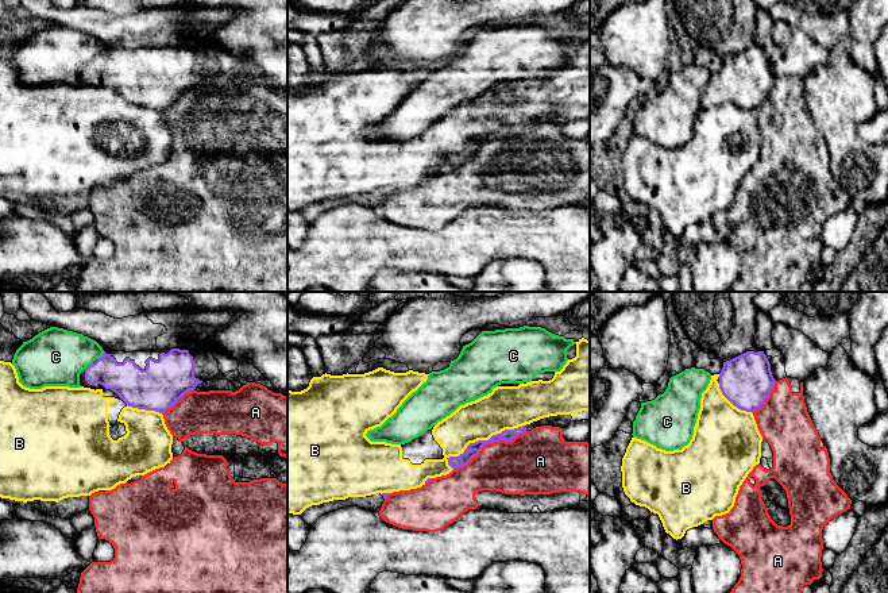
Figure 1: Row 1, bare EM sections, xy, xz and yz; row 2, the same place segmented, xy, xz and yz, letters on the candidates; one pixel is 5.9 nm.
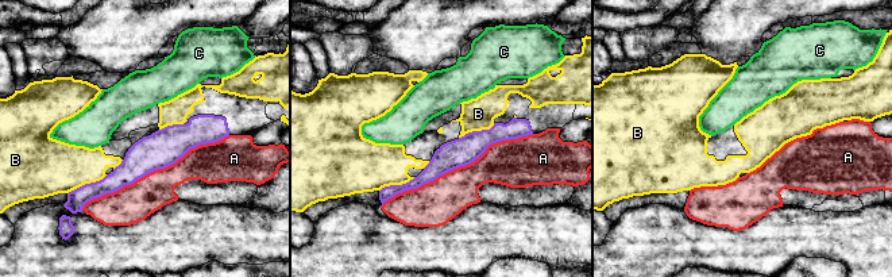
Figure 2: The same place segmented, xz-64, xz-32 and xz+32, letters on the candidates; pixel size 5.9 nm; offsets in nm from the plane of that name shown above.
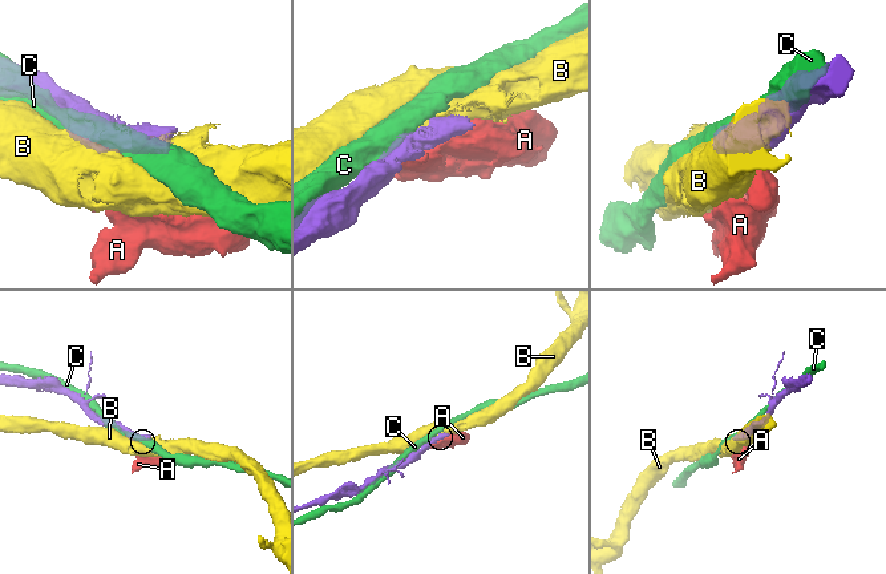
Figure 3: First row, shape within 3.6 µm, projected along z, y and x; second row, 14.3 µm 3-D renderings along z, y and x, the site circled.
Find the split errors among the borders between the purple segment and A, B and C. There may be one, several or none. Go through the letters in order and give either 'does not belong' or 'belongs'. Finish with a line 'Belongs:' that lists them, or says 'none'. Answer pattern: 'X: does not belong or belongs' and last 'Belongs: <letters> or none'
A: does not belong
B: does not belong
C: does not belong
Belongs: none

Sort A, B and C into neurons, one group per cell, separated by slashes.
A / B / C

